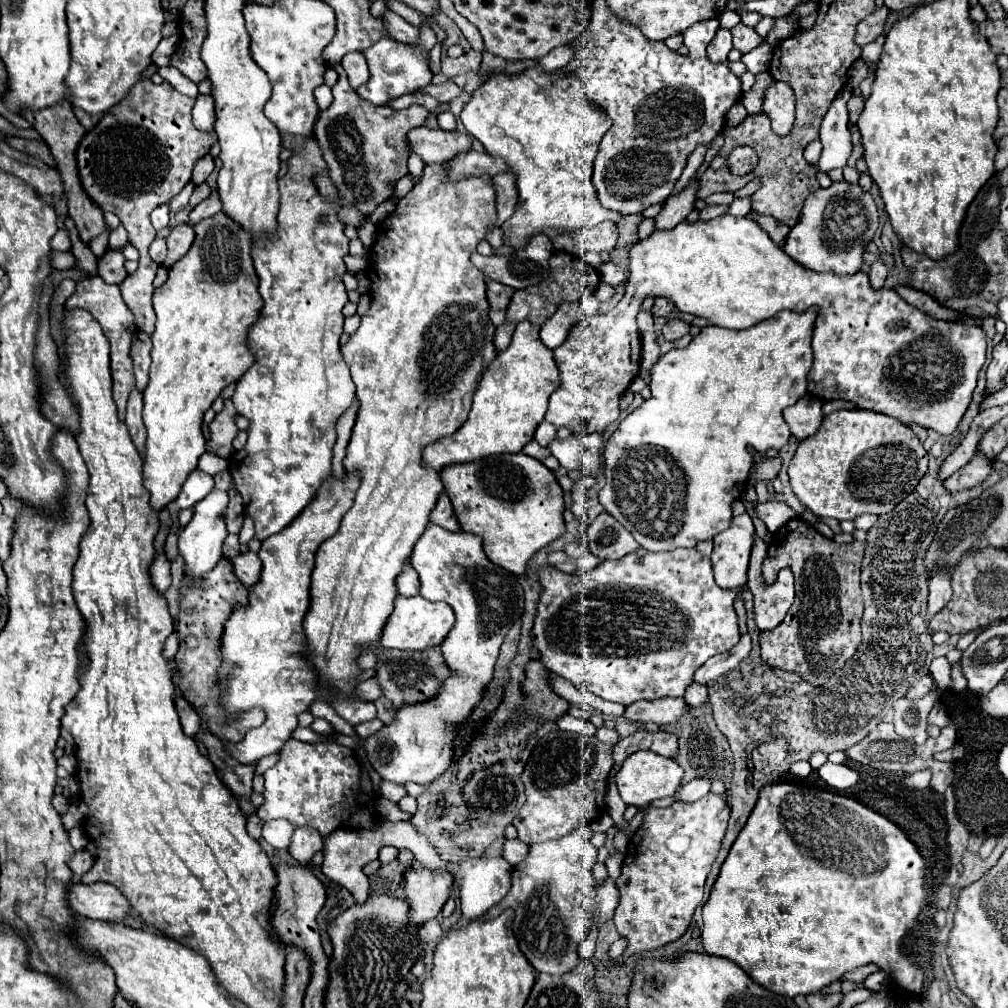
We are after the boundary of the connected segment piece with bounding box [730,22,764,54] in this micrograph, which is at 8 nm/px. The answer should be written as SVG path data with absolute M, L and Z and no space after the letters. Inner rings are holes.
M742 22L738 26L734 26L730 32L732 32L732 38L734 38L734 48L738 48L742 54L750 52L752 48L756 48L764 42L764 38L760 38L754 28L744 26Z

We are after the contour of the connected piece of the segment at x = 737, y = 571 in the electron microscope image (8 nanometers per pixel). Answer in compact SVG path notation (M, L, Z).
M742 514L732 518L732 526L728 530L714 536L714 550L710 558L716 584L722 590L740 592L746 586L752 534L752 518L748 514Z

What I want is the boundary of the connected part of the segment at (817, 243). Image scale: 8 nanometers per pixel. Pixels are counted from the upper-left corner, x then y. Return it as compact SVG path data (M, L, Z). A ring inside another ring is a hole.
M840 180L832 182L830 188L818 188L806 198L800 220L786 236L782 250L808 270L848 276L862 270L866 244L872 240L878 226L880 214L872 194L864 192L860 184Z

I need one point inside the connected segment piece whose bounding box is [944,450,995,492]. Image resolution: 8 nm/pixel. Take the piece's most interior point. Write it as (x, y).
(979, 468)

